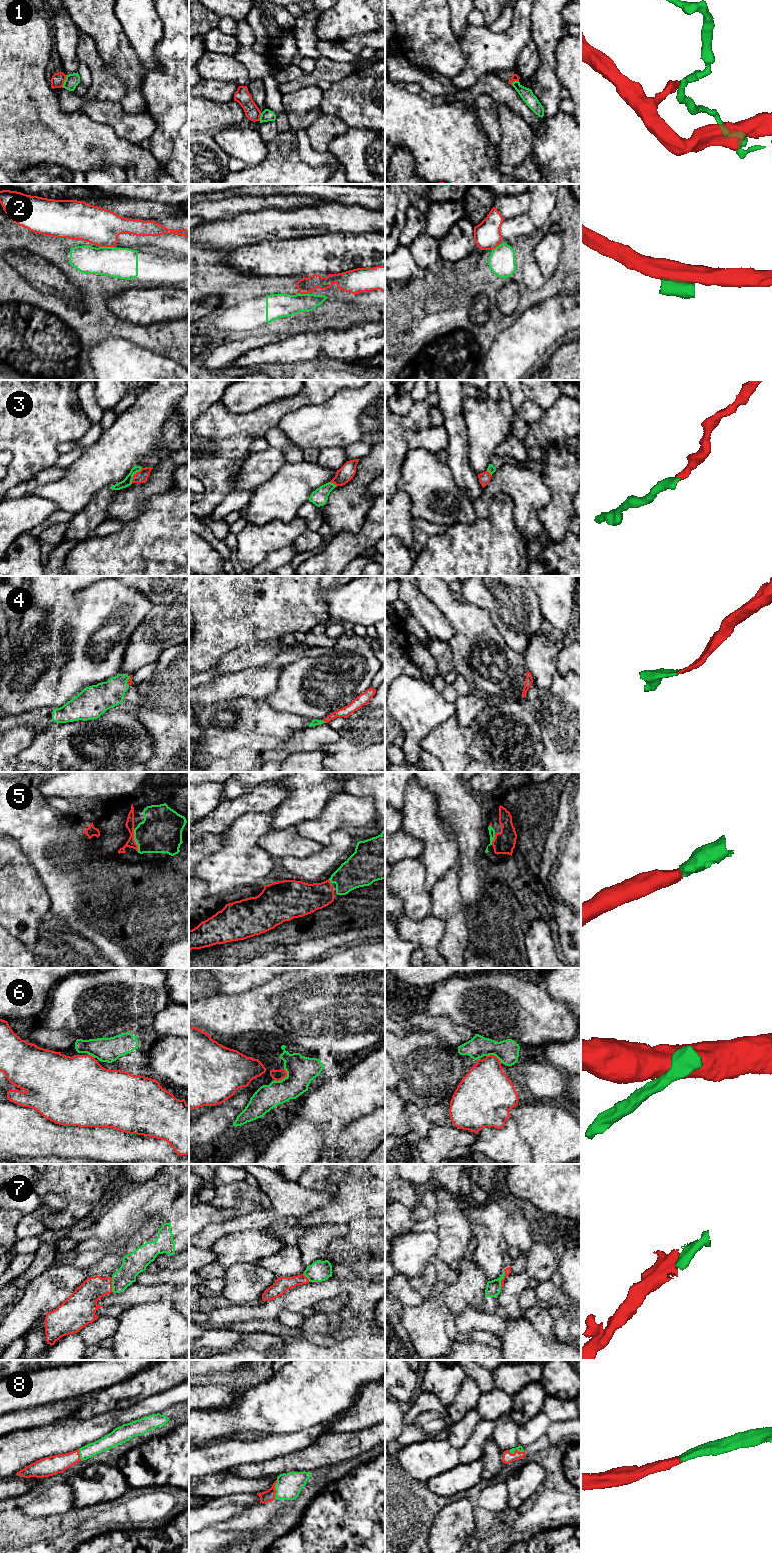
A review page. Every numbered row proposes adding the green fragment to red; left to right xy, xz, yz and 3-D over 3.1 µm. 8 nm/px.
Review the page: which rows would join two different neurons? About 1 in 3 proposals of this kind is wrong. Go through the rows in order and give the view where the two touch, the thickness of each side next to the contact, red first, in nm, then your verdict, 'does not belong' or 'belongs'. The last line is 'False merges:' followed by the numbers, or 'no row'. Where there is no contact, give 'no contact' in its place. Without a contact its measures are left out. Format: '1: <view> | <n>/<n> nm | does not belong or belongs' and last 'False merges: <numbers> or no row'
1: xy | 110/110 nm | does not belong
2: xy | 300/240 nm | does not belong
3: xy | 100/70 nm | belongs
4: xz | 90/50 nm | belongs
5: xy | 70/340 nm | belongs
6: xz | 90/240 nm | does not belong
7: yz | 50/130 nm | belongs
8: yz | 90/50 nm | belongs
False merges: 1, 2, 6

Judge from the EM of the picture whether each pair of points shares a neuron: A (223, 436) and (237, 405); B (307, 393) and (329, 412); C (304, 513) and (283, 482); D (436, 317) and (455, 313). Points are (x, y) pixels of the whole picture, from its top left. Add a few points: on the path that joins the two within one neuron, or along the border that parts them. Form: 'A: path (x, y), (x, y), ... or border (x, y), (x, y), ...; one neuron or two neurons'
A: border (220, 399), (233, 413), (248, 413), (256, 409); two neurons
B: border (339, 390), (321, 403), (306, 404), (297, 410); two neurons
C: border (308, 500), (298, 509), (296, 517); two neurons
D: path (441, 317), (448, 317), (450, 315); one neuron

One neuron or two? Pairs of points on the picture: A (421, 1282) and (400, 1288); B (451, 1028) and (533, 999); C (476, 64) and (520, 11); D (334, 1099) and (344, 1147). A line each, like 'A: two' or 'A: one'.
A: two
B: two
C: one
D: two

